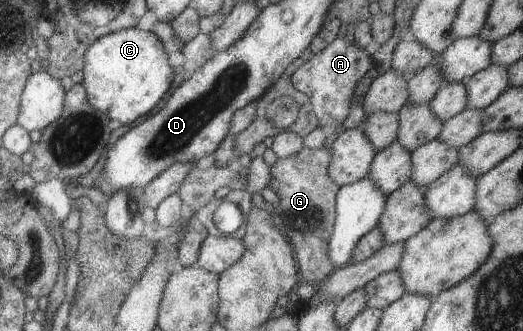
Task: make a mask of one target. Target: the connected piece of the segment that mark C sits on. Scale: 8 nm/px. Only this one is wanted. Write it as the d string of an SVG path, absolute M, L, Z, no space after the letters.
M136 27L93 41L83 55L81 69L81 85L87 103L123 126L153 109L171 87L174 77L161 41L150 31L140 31Z

